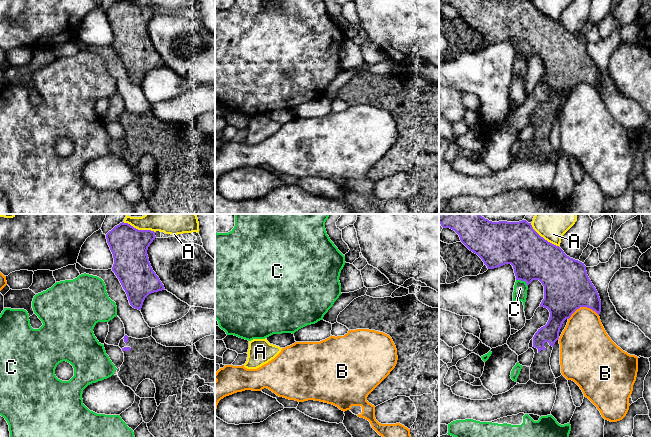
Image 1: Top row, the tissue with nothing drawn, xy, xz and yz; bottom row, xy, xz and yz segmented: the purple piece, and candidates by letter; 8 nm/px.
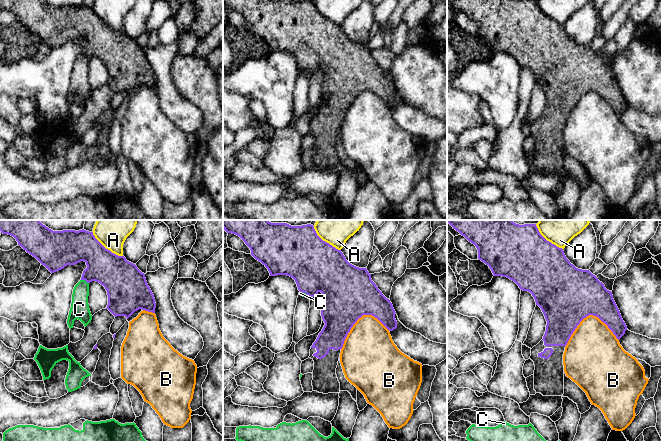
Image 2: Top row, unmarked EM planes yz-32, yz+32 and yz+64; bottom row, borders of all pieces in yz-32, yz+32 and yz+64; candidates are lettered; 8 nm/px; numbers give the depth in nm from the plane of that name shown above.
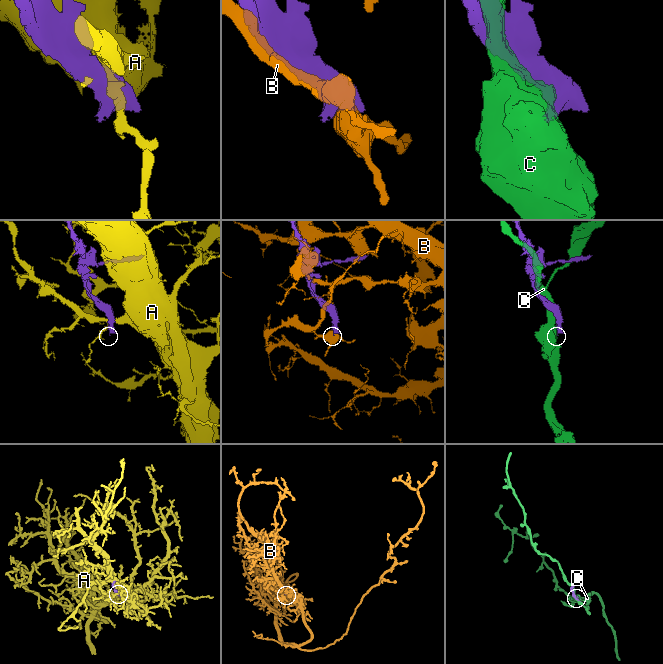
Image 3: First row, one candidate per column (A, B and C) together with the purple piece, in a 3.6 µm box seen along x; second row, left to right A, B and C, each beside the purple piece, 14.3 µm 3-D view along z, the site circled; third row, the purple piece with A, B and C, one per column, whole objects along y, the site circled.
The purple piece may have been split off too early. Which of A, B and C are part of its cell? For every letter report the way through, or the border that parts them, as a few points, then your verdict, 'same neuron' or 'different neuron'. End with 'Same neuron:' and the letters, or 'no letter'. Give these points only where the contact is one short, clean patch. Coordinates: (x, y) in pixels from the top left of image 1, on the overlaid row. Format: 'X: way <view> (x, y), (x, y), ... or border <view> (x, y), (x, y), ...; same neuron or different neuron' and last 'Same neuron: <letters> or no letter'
A: different neuron
B: different neuron
C: different neuron
Same neuron: no letter

